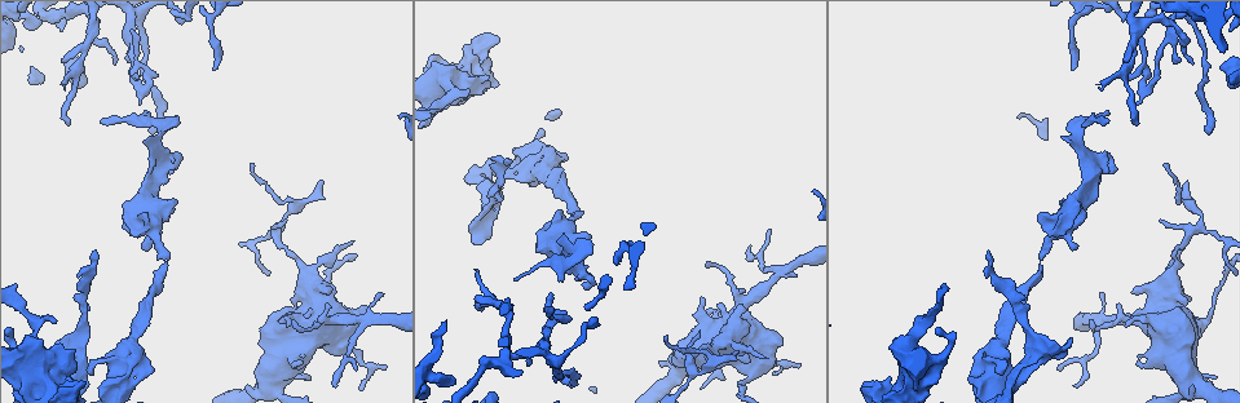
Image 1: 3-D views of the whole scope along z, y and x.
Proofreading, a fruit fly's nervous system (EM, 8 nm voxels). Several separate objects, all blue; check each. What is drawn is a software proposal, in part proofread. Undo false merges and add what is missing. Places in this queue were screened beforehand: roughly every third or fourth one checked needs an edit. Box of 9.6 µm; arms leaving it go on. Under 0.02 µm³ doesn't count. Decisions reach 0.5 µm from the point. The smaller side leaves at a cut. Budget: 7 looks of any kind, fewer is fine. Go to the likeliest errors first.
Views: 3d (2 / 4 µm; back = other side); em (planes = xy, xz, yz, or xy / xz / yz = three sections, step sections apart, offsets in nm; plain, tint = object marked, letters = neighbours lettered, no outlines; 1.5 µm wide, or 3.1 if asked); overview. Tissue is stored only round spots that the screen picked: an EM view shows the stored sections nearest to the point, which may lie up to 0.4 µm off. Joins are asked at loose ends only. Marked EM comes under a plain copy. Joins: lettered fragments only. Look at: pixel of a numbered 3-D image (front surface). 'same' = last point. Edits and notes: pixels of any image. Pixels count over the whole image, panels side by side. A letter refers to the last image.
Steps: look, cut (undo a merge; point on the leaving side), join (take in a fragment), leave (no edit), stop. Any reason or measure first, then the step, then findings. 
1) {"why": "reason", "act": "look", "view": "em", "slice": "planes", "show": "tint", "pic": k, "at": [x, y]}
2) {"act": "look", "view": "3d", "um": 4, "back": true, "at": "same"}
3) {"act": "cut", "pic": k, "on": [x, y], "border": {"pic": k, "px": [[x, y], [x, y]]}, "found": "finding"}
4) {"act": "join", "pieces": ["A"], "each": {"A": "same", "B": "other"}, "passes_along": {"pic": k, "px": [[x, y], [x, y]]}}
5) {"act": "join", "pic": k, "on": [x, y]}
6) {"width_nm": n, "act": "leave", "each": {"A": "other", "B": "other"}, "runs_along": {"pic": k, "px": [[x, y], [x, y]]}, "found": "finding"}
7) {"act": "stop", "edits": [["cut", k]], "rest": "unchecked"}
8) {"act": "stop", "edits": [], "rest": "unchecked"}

{"why": "three arms meet", "act": "look", "view": "3d", "um": 4, "pic": 1, "at": [82, 356]}

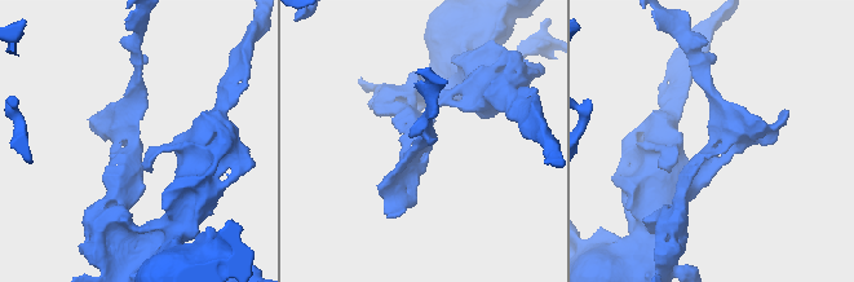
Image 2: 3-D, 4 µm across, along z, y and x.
{"arms": 3, "why": "now the EM", "act": "look", "view": "em", "slice": "xz", "step": 4, "show": "letters", "pic": 2, "at": [431, 146]}

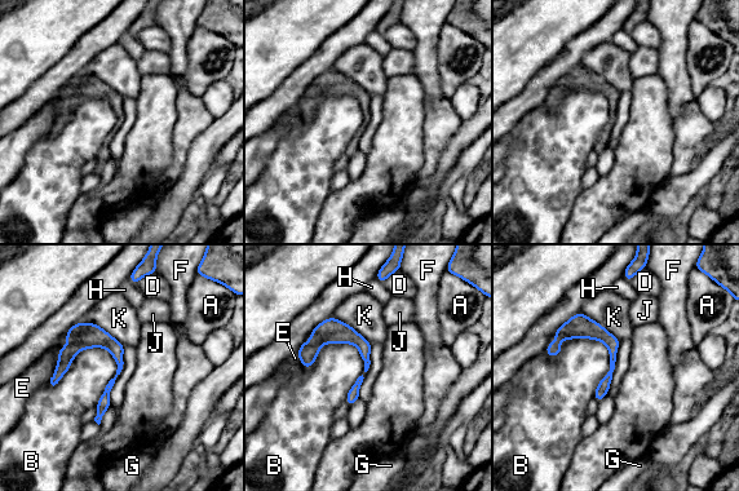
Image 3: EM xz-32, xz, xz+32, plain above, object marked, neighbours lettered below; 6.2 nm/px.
{"act": "look", "view": "em", "slice": "planes", "show": "letters", "at": "same"}

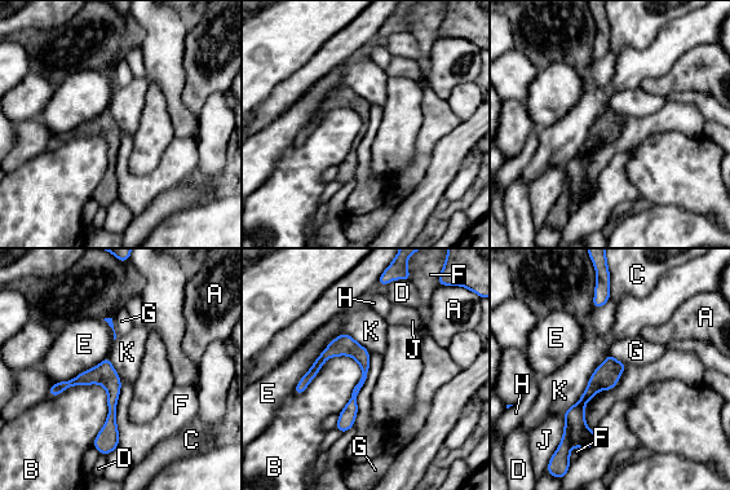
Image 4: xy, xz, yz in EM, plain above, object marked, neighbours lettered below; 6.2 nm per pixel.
{"longest_contact_nm": ["E", 500], "act": "leave", "each": {"A": "other", "B": "other", "C": "other", "D": "other", "E": "other", "F": "other", "G": "other", "H": "other", "J": "other", "K": "other"}, "runs_along": {"pic": 4, "px": [[620, 365], [580, 404], [574, 438]]}, "found": "all the same neuron"}

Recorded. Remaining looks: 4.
{"why": "thin end", "act": "look", "view": "3d", "um": 4, "pic": 1, "at": [1192, 62]}

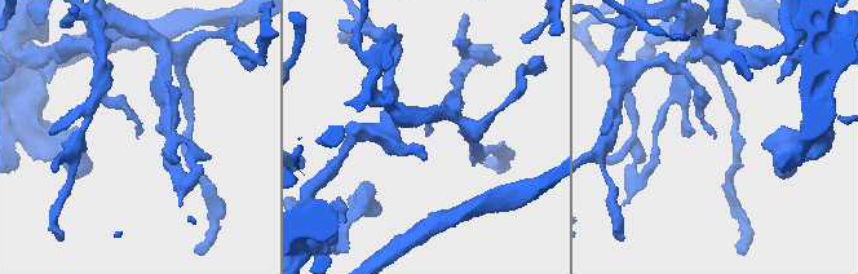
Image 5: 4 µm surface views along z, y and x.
{"act": "look", "view": "em", "slice": "yz", "step": 8, "show": "letters", "pic": 5, "at": [425, 135]}

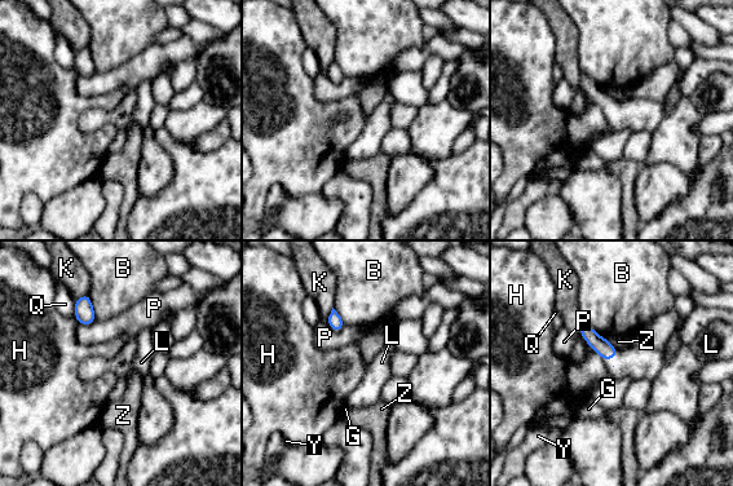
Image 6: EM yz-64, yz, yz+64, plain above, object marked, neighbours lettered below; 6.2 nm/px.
{"act": "look", "view": "em", "slice": "planes", "show": "letters", "at": "same"}

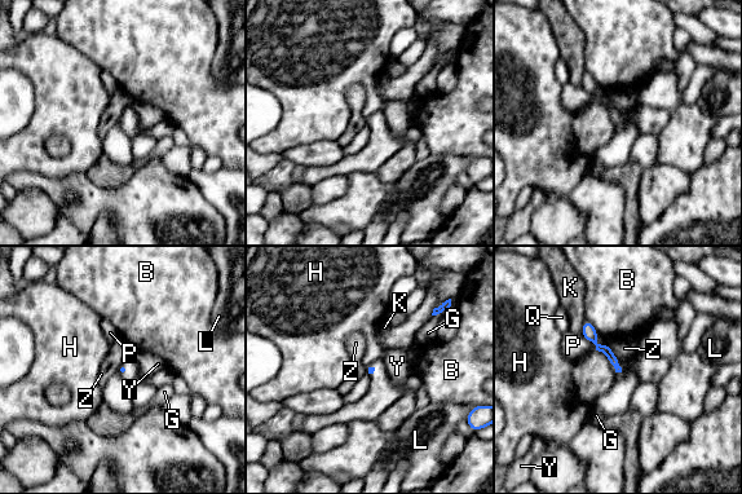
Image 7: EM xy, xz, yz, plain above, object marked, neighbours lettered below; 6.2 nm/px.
{"act": "leave", "each": {"B": "other", "G": "other", "H": "other", "K": "other", "L": "other", "P": "other", "Q": "other", "Y": "other", "Z": "other"}, "border": {"pic": 7, "px": [[596, 349], [612, 365]]}, "found": "none of them fits"}

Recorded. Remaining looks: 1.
{"act": "stop", "edits": [], "rest": "unchecked"}

